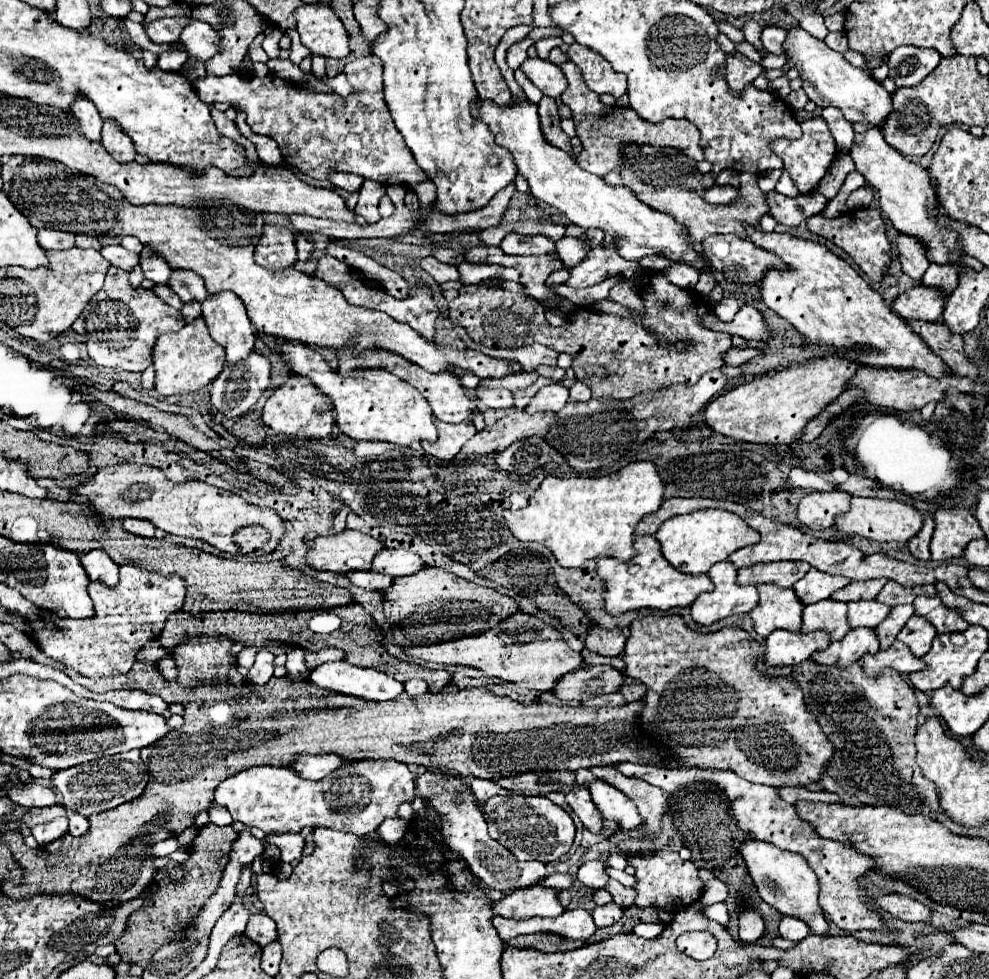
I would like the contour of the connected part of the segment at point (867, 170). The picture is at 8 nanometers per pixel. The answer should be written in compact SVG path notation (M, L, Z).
M852 123L854 129L854 143L850 149L850 157L856 165L856 171L864 175L866 183L878 193L880 197L880 211L892 221L892 225L906 235L916 235L928 251L928 259L934 263L960 263L958 257L962 247L958 245L958 235L950 229L936 227L936 205L934 205L934 189L930 185L928 171L908 161L902 153L890 147L882 131L870 123Z

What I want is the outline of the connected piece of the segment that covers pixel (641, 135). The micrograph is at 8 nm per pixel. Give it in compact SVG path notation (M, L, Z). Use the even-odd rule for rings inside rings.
M566 61L560 65L562 73L568 79L568 87L562 93L562 103L572 111L572 121L576 125L576 135L582 141L582 151L576 157L578 165L584 171L596 173L598 177L614 171L622 161L622 147L626 143L650 143L654 147L676 147L686 151L696 161L704 161L704 151L700 147L700 133L690 121L684 119L664 119L660 123L650 123L638 117L630 107L608 107L598 99L598 93L590 91L588 85L582 81L582 75L578 73L578 67L572 61Z

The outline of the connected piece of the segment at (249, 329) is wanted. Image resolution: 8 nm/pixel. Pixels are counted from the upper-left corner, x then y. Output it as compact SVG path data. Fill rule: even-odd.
M230 291L208 295L202 301L202 317L212 339L226 349L226 361L230 365L248 357L256 341L256 331L246 317L240 297Z

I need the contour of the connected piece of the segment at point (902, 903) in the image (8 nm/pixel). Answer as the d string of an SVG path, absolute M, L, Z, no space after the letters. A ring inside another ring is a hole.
M884 895L876 899L876 905L888 913L892 913L898 919L910 921L910 923L928 923L932 919L932 909L908 895Z

